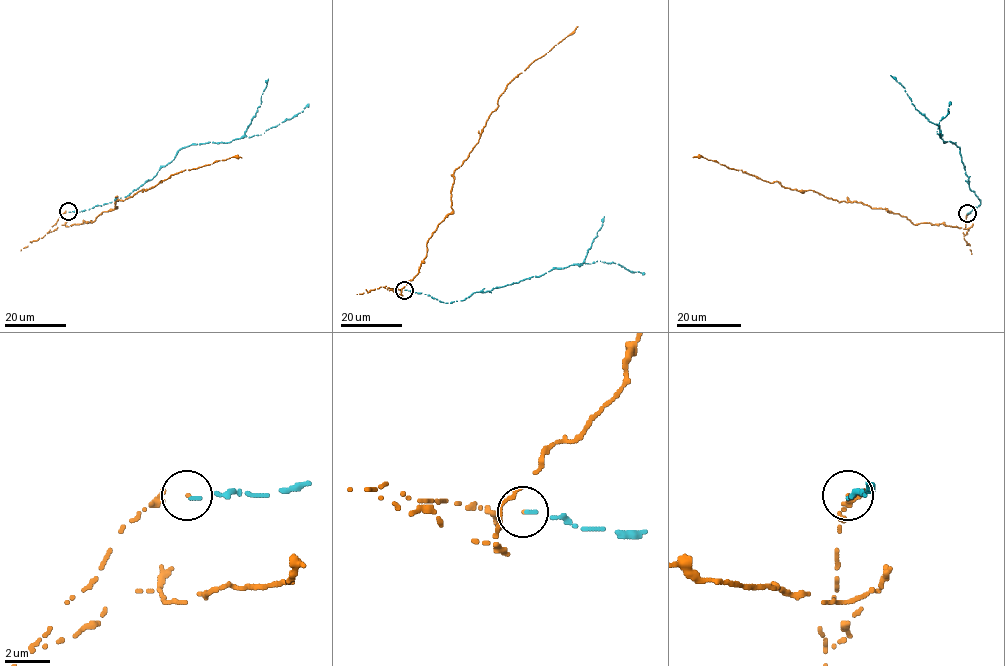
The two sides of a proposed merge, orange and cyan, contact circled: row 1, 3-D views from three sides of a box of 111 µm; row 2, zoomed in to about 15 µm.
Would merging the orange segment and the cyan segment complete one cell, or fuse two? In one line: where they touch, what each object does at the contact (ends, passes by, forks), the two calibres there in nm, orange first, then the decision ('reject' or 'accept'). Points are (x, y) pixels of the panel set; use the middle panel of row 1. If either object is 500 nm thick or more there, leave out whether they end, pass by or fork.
place (404, 290); orange ends; cyan ends; calibres 70 and 110 nm; reject

